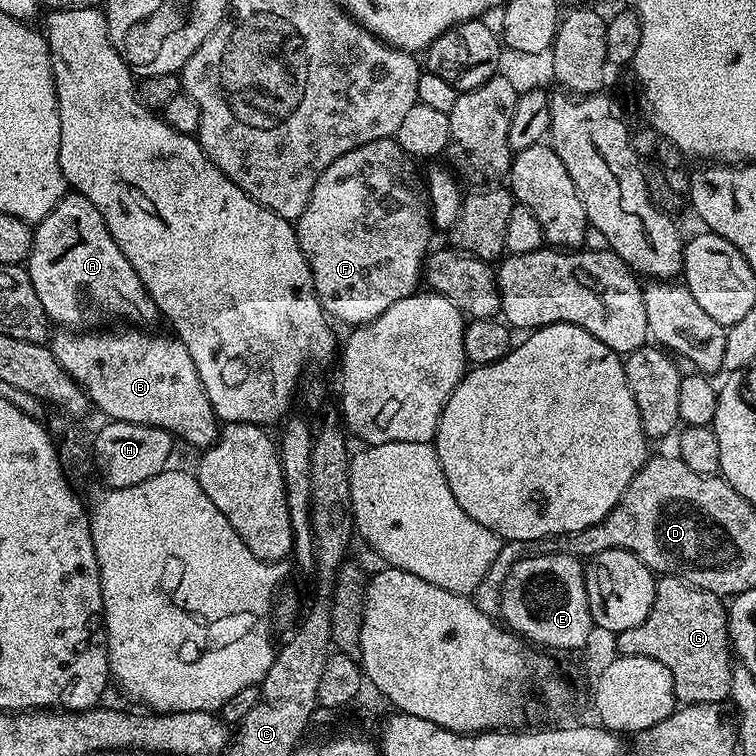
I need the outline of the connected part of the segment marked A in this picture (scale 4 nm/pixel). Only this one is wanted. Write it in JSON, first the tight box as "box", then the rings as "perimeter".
{"box":[26,191,161,330],"perimeter":[[[69,191],[35,225],[32,234],[30,254],[26,261],[28,277],[34,286],[34,294],[38,294],[38,302],[42,302],[42,310],[47,314],[53,325],[64,330],[96,330],[107,320],[116,320],[121,316],[129,320],[132,326],[152,326],[155,320],[161,319],[160,311],[156,309],[156,303],[150,298],[150,294],[144,289],[144,284],[138,278],[134,266],[118,250],[110,230],[104,225],[102,214],[86,197],[78,191]]]}

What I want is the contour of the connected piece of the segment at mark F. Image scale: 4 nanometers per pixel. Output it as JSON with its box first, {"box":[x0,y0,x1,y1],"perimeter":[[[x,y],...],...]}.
{"box":[294,138,434,326],"perimeter":[[[392,138],[387,140],[375,140],[366,146],[352,148],[346,154],[342,154],[342,158],[338,158],[334,162],[330,162],[330,166],[326,166],[322,178],[318,178],[318,182],[310,194],[310,202],[306,202],[306,210],[302,210],[302,214],[294,222],[298,246],[302,248],[302,254],[306,258],[306,262],[312,271],[316,296],[320,299],[320,305],[324,307],[325,313],[327,313],[333,321],[341,320],[342,323],[348,324],[347,326],[369,324],[371,320],[376,320],[382,314],[386,314],[386,310],[390,310],[390,306],[394,306],[394,302],[413,295],[413,293],[421,287],[426,257],[430,252],[428,239],[431,238],[432,232],[434,233],[434,225],[428,211],[426,184],[422,179],[421,173],[420,176],[416,173],[415,166],[417,167],[413,157],[407,156],[405,152],[398,147],[395,139]]]}

